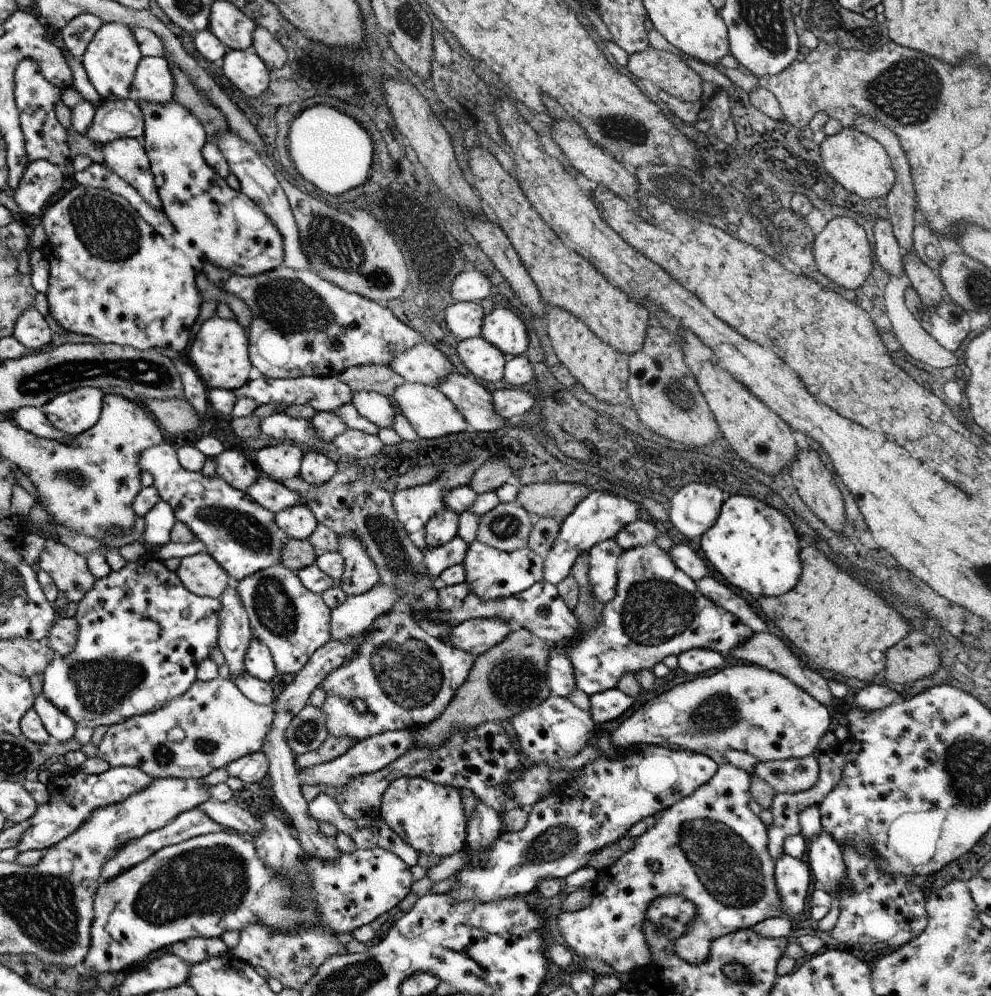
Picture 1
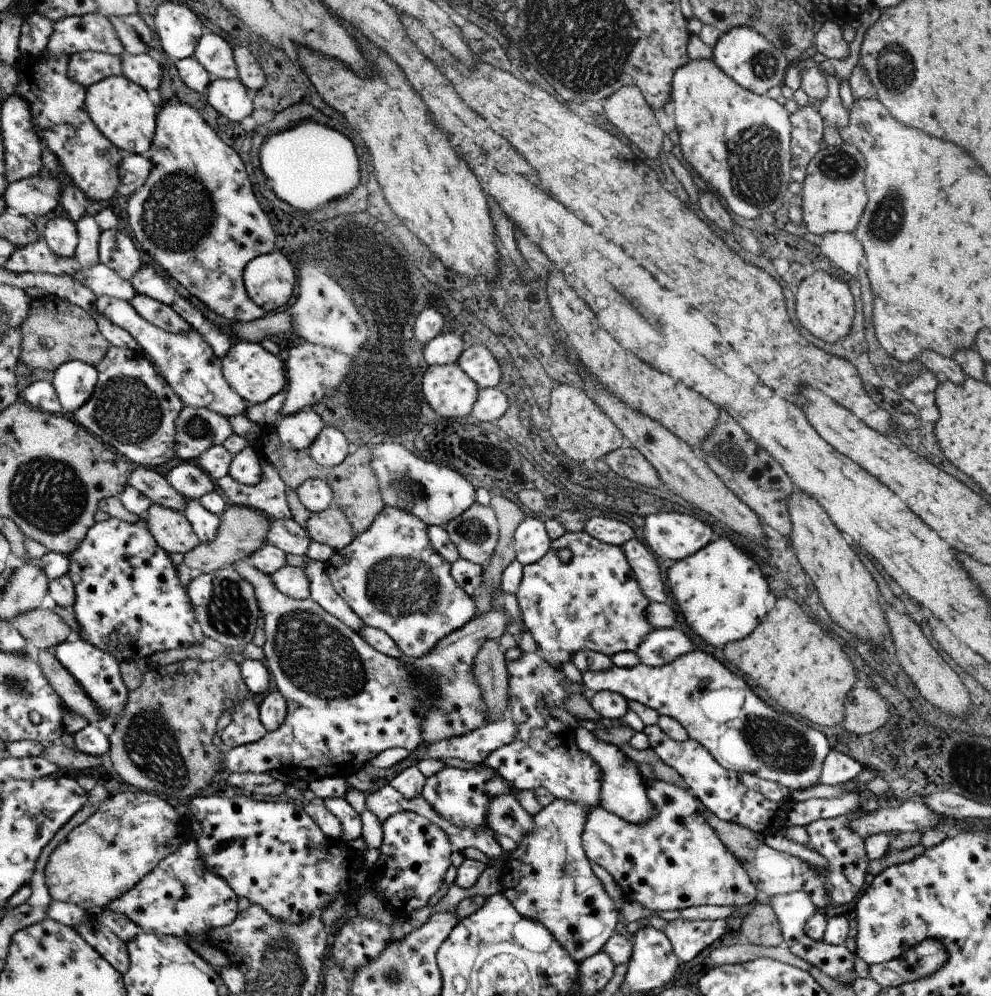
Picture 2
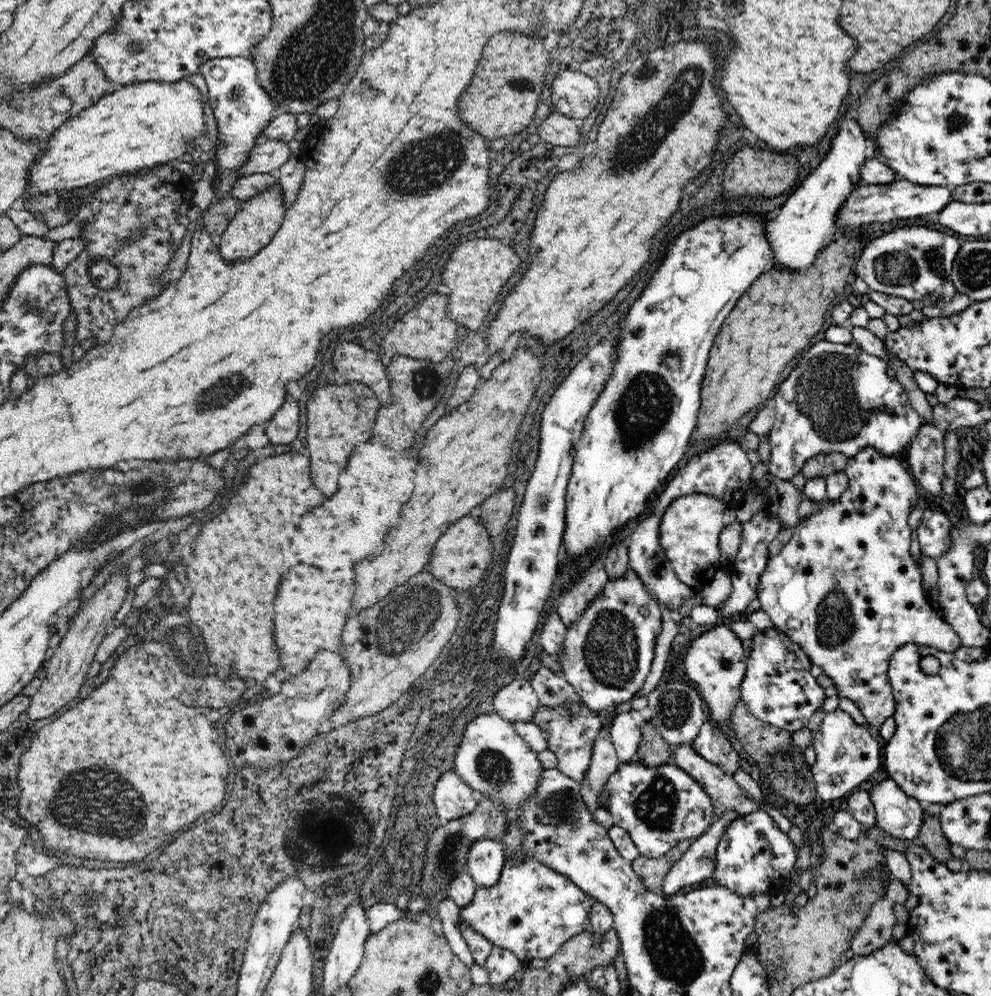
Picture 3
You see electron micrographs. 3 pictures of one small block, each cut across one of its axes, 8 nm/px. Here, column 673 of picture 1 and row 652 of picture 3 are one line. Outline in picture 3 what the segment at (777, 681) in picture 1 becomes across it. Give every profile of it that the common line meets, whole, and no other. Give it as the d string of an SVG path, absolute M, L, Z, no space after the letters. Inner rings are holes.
M727 625L706 628L699 637L691 639L683 663L685 673L698 687L704 700L709 720L720 726L728 726L732 729L731 708L742 701L740 693L741 682L744 678L747 662L746 650L742 647L742 641Z

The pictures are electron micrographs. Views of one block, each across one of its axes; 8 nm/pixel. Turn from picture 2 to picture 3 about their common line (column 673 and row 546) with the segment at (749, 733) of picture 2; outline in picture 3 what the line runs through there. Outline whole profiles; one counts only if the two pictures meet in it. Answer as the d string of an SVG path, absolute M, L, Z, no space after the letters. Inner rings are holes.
M694 493L676 498L666 508L660 520L658 537L680 582L687 584L696 593L710 584L720 567L718 535L722 528L735 521L735 508L727 507L721 500L709 494Z

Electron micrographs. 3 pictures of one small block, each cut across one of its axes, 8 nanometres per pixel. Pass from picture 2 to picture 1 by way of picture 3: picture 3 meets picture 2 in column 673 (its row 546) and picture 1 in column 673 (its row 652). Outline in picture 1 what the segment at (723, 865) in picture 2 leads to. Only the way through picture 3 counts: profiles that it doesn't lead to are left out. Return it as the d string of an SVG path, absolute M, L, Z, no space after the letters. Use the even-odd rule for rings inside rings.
M728 763L719 766L717 773L690 796L684 796L680 802L657 814L656 825L636 838L634 848L600 872L594 882L590 906L559 915L559 931L571 950L584 960L598 956L616 972L634 974L635 971L648 968L653 963L643 933L643 920L646 909L662 895L682 895L695 904L695 920L674 945L675 955L693 965L708 962L711 944L718 937L752 928L769 918L780 917L783 912L779 888L775 883L776 860L768 850L770 841L766 825L748 807L750 785L751 774Z

